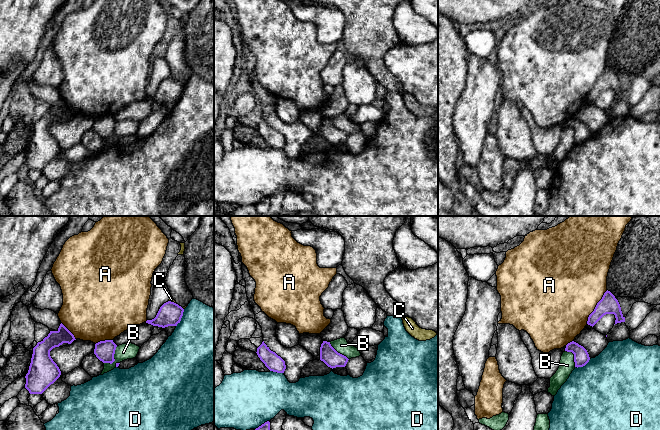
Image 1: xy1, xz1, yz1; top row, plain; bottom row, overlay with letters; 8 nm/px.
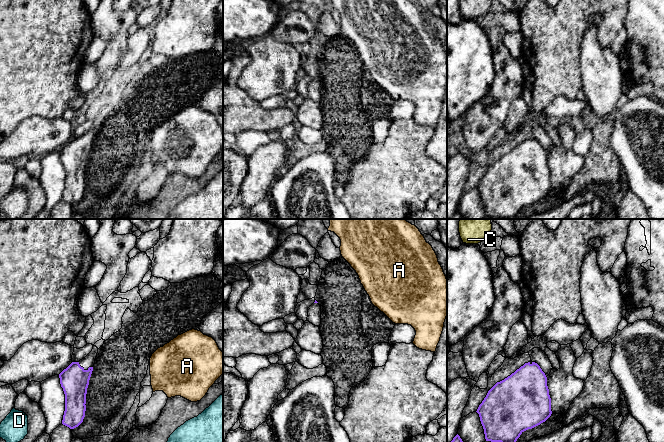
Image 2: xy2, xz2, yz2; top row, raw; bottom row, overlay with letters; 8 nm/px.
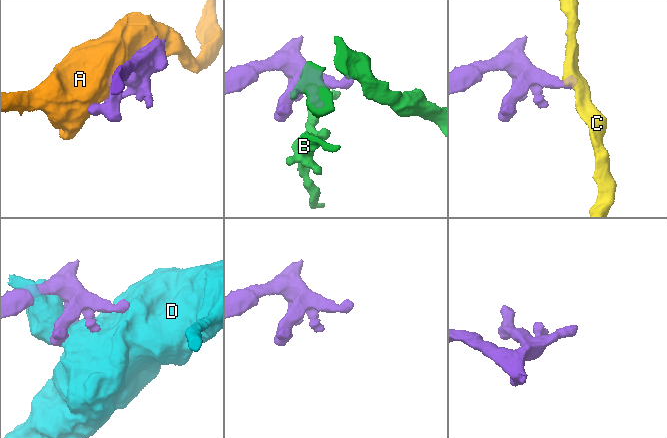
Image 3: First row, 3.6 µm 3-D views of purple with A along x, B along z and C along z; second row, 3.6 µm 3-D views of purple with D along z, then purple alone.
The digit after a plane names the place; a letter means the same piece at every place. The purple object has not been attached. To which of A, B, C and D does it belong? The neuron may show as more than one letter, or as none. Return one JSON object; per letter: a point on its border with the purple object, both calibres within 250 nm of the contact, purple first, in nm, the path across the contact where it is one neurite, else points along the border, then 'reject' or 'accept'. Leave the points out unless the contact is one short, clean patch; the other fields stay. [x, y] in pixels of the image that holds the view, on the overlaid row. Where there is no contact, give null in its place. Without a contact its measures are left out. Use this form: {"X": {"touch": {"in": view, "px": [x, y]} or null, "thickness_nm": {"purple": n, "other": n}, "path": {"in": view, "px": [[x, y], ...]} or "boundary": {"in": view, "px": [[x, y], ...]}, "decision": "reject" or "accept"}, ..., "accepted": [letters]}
{"A": {"touch": {"in": "yz1", "px": [595, 307]}, "thickness_nm": {"purple": 150, "other": 500}, "decision": "reject"}, "B": {"touch": {"in": "xy1", "px": [113, 358]}, "thickness_nm": {"purple": 160, "other": 130}, "boundary": {"in": "xy1", "px": [[117, 346], [114, 352], [114, 360], [111, 363], [104, 363]]}, "decision": "reject"}, "C": {"touch": {"in": "xy1", "px": [173, 302]}, "thickness_nm": {"purple": 190, "other": 40}, "decision": "reject"}, "D": {"touch": {"in": "xy1", "px": [181, 317]}, "thickness_nm": {"purple": 190, "other": 480}, "decision": "reject"}, "accepted": []}

